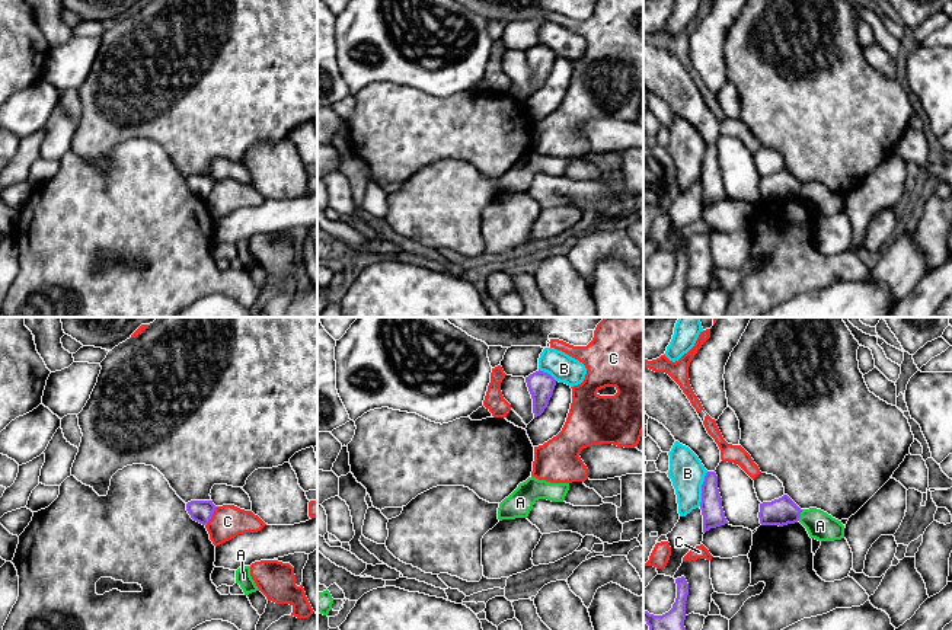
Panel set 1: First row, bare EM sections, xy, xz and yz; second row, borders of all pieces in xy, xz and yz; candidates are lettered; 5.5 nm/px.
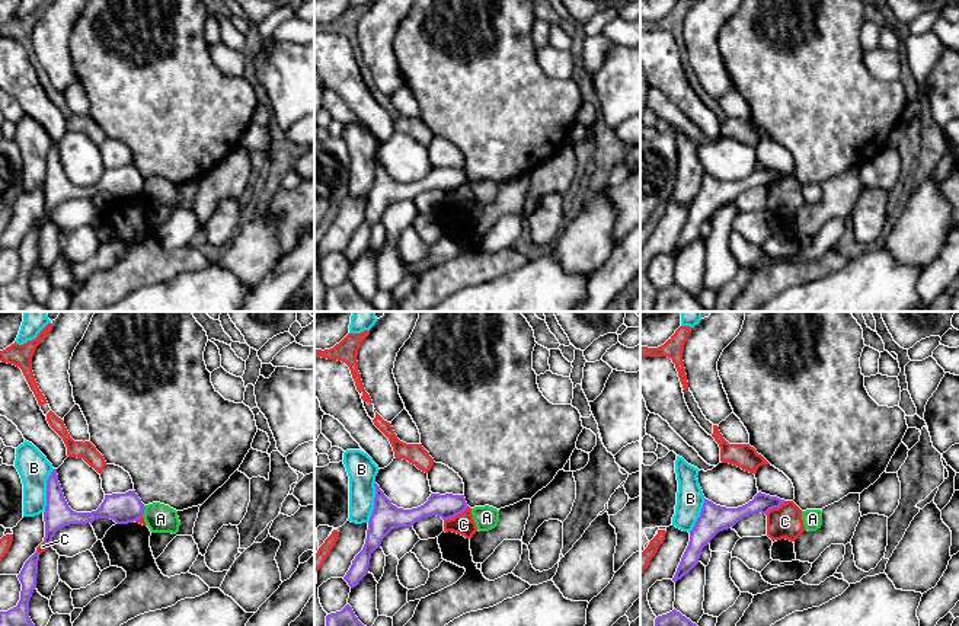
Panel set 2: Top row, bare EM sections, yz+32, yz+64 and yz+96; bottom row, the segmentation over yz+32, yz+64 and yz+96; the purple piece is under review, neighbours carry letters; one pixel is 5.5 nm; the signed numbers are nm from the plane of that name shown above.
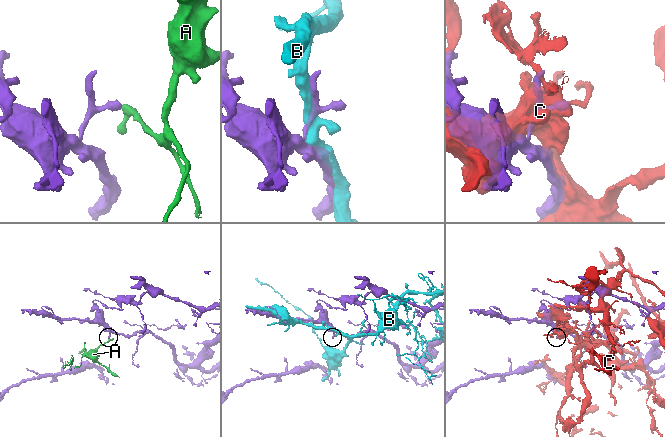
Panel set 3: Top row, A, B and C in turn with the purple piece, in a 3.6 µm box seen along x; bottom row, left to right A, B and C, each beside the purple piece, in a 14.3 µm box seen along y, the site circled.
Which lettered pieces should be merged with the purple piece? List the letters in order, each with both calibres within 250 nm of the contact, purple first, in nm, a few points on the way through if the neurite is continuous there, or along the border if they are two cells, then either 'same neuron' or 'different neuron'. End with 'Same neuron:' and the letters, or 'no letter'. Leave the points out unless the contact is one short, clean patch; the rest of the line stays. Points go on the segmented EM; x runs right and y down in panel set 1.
A: 150/160 nm | along yz (802, 509), (798, 520) | different neuron
B: 120/190 nm | different neuron
C: 130/190 nm | different neuron
Same neuron: no letter

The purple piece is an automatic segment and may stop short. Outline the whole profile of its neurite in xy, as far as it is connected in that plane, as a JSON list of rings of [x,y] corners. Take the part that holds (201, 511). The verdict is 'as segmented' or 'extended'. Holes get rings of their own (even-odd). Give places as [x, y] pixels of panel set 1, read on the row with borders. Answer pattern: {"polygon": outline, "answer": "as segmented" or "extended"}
{"polygon": [[[191,501],[186,503],[186,511],[191,518],[202,525],[208,524],[215,508],[213,501]]], "answer": "as segmented"}

